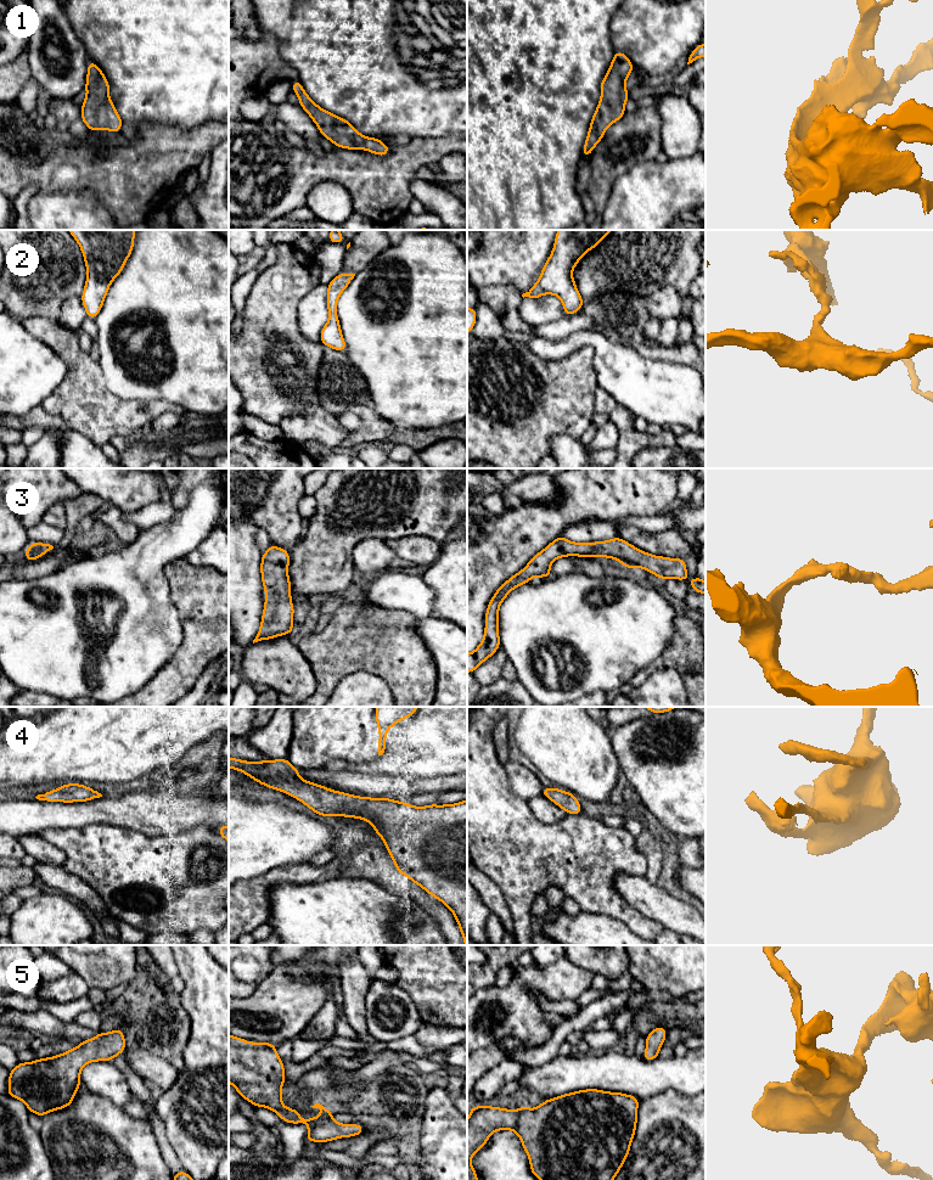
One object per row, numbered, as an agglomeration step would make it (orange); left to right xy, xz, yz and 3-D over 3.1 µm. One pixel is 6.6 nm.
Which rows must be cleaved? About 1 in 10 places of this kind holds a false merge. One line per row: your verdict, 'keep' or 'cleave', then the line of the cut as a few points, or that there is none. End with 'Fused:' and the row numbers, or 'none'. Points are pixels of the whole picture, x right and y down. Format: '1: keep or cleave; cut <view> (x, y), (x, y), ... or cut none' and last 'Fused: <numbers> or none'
1: keep; cut none
2: keep; cut none
3: keep; cut none
4: keep; cut none
5: keep; cut none
Fused: none

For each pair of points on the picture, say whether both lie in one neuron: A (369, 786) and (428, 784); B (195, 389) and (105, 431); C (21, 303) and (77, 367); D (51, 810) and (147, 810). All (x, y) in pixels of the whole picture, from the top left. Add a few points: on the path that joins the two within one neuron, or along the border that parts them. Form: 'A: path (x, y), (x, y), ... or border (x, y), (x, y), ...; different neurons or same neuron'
A: path (383, 786), (414, 786); same neuron
B: border (139, 402), (167, 400), (183, 406), (190, 414); different neurons
C: border (21, 319), (49, 318), (57, 321); different neurons
D: path (76, 812), (123, 810); same neuron

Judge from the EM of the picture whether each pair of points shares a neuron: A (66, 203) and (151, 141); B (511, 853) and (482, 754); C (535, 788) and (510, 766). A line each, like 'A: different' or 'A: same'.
A: different
B: same
C: same

